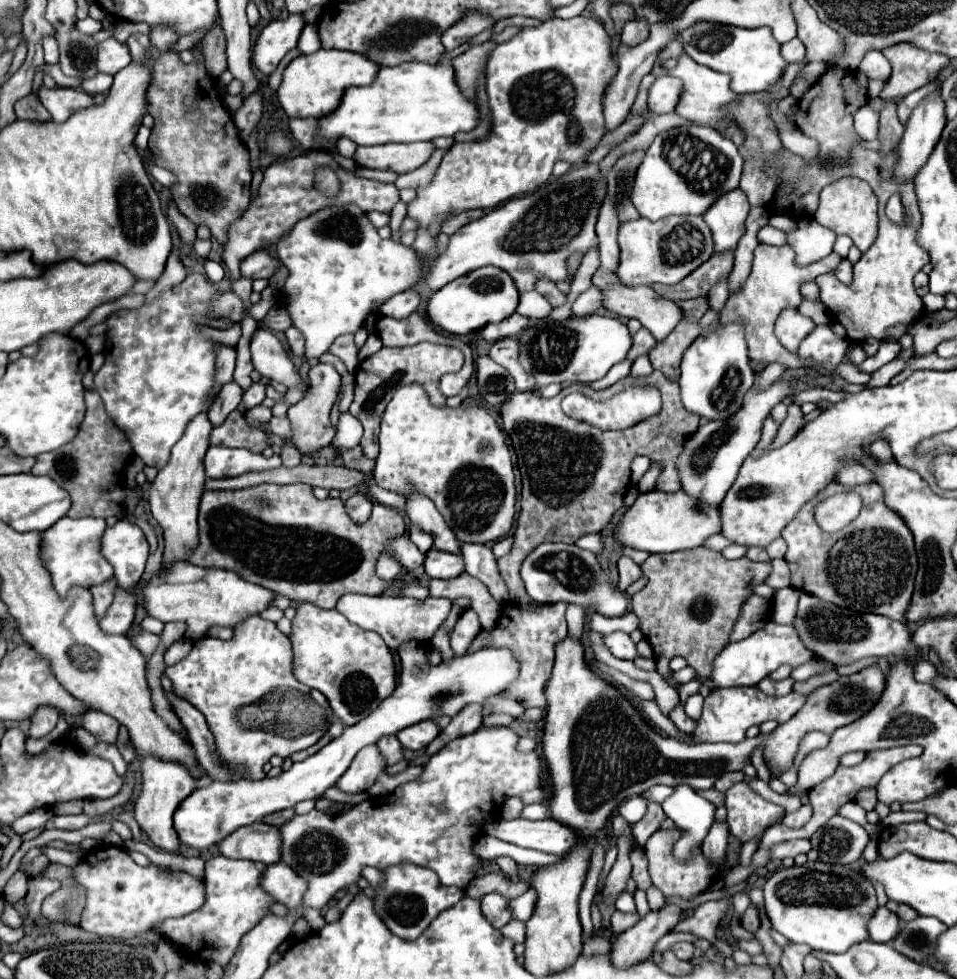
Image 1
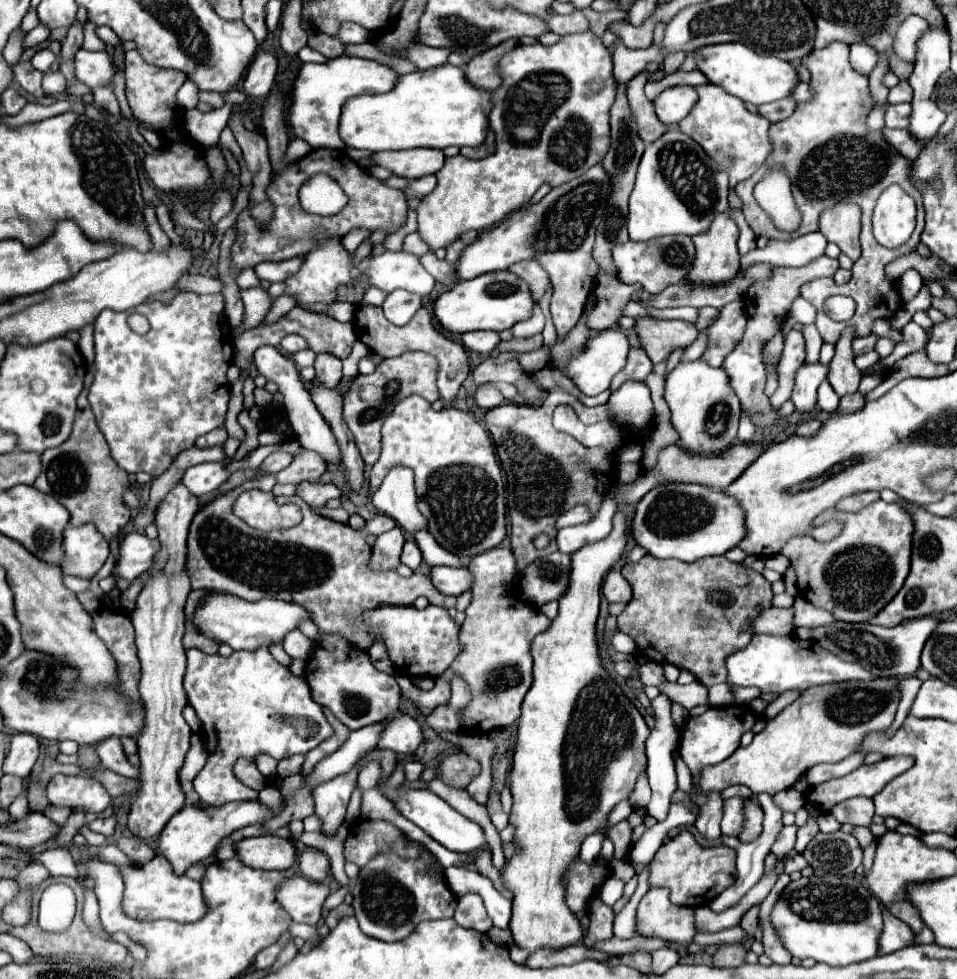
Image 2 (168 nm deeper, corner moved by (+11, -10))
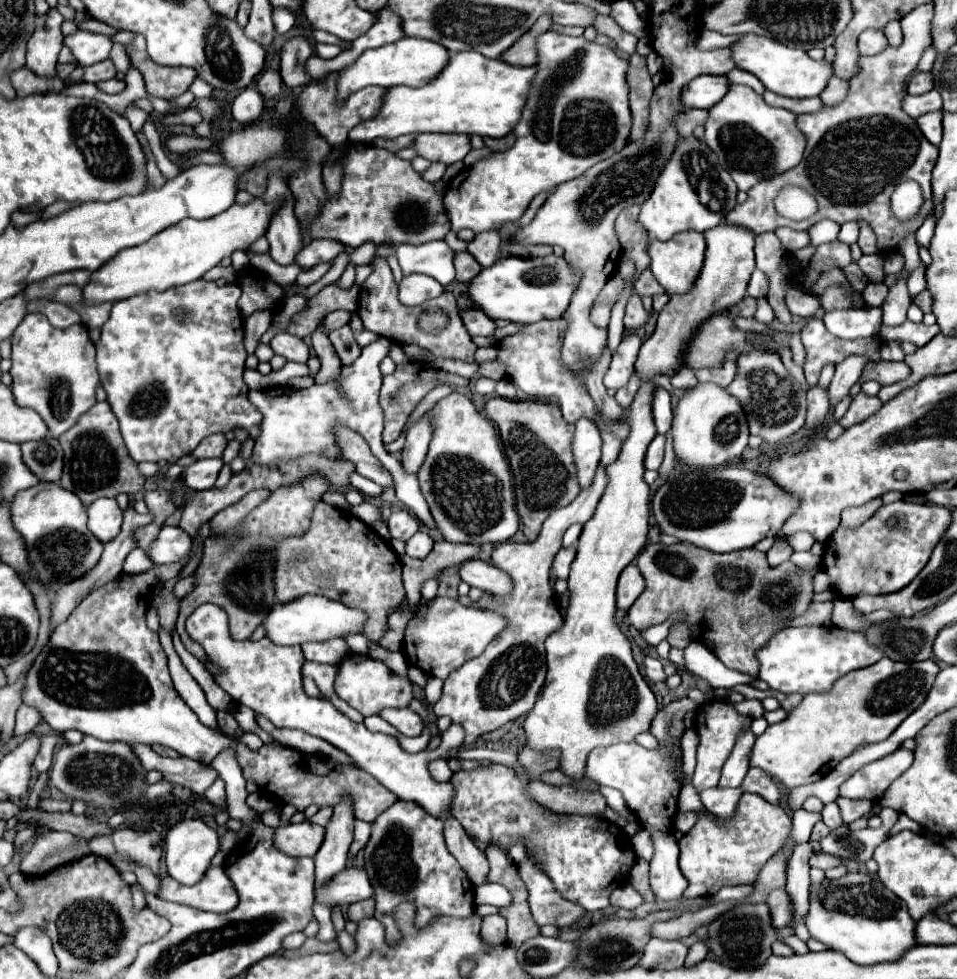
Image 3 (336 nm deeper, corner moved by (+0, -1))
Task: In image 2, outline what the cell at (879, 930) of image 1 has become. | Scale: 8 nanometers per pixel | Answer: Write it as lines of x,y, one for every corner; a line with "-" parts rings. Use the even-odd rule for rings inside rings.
884,910
884,932
880,940
880,954
890,954
894,950
906,948
914,944
914,932
908,924
892,916
888,910

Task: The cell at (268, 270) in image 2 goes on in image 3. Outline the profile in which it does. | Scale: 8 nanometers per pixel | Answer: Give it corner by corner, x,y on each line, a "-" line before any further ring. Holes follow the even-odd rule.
317,239
317,241
311,241
309,245
305,245
295,263
301,267
301,269
311,269
319,263
329,263
333,261
341,251
343,251
343,243
337,243
337,241
329,241
329,239

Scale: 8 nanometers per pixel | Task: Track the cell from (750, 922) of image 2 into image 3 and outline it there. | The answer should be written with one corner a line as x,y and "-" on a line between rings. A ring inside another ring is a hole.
775,889
769,893
767,897
767,907
769,907
769,913
771,913
771,923
775,929
781,929
781,927
787,927
789,919
791,919
791,903
789,903
789,897
785,893
785,889

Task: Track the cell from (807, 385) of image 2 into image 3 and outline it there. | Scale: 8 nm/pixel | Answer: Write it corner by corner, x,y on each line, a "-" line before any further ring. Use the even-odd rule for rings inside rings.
815,385
807,391
807,403
809,403
809,413
807,413
807,427
817,427
823,423
825,415
829,413
829,393
827,389

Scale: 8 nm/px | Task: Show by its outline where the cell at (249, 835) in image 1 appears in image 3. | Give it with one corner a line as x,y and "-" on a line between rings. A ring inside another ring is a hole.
303,821
297,825
289,823
275,829
273,843
285,855
293,855
293,857
311,855
313,857
323,843
323,835
325,835
325,827
321,825
313,825
309,821

